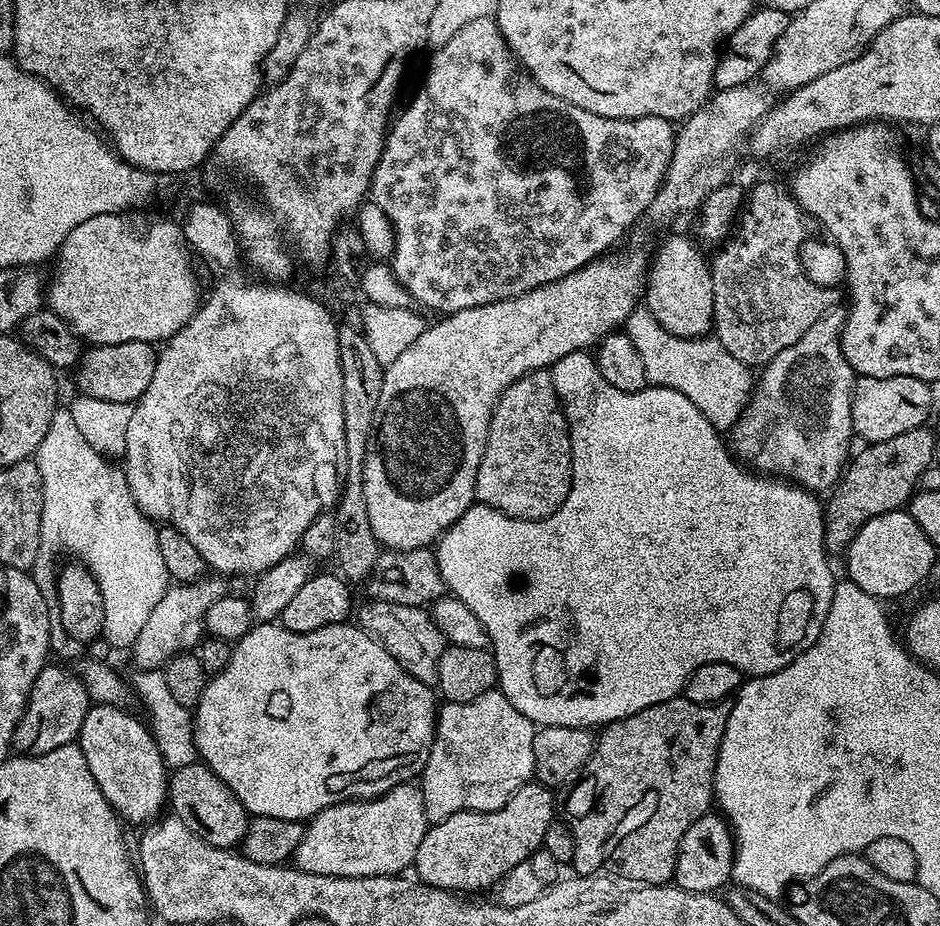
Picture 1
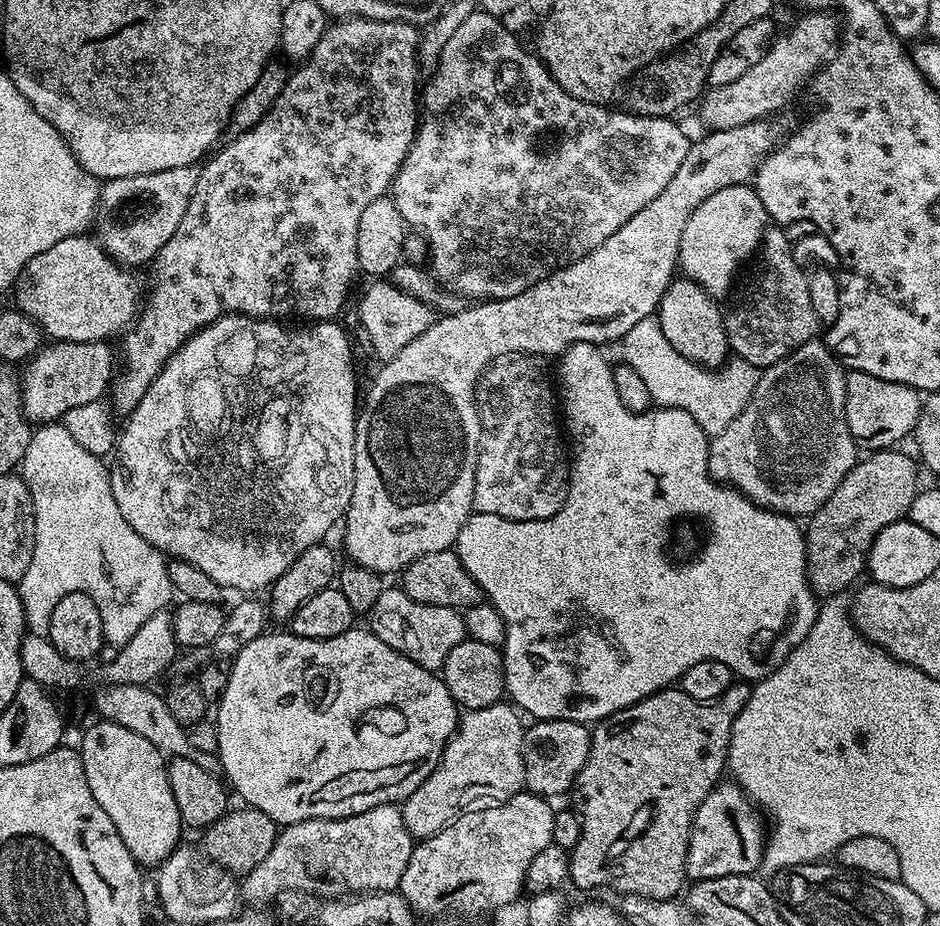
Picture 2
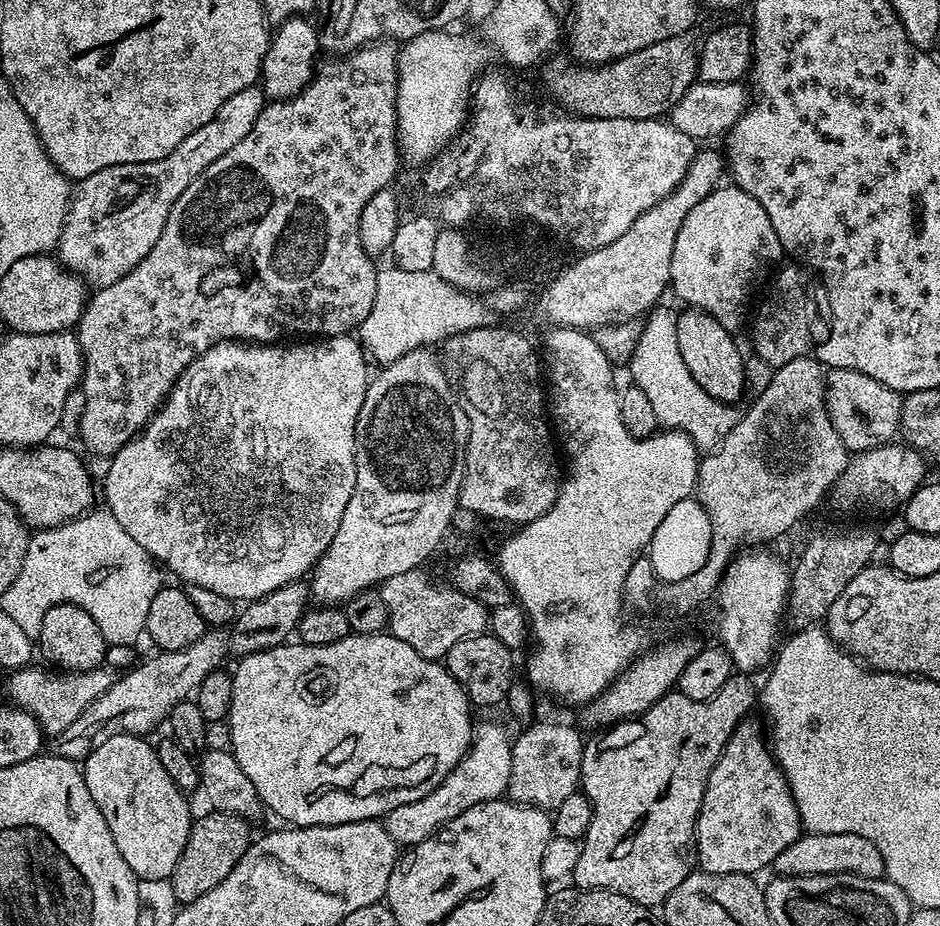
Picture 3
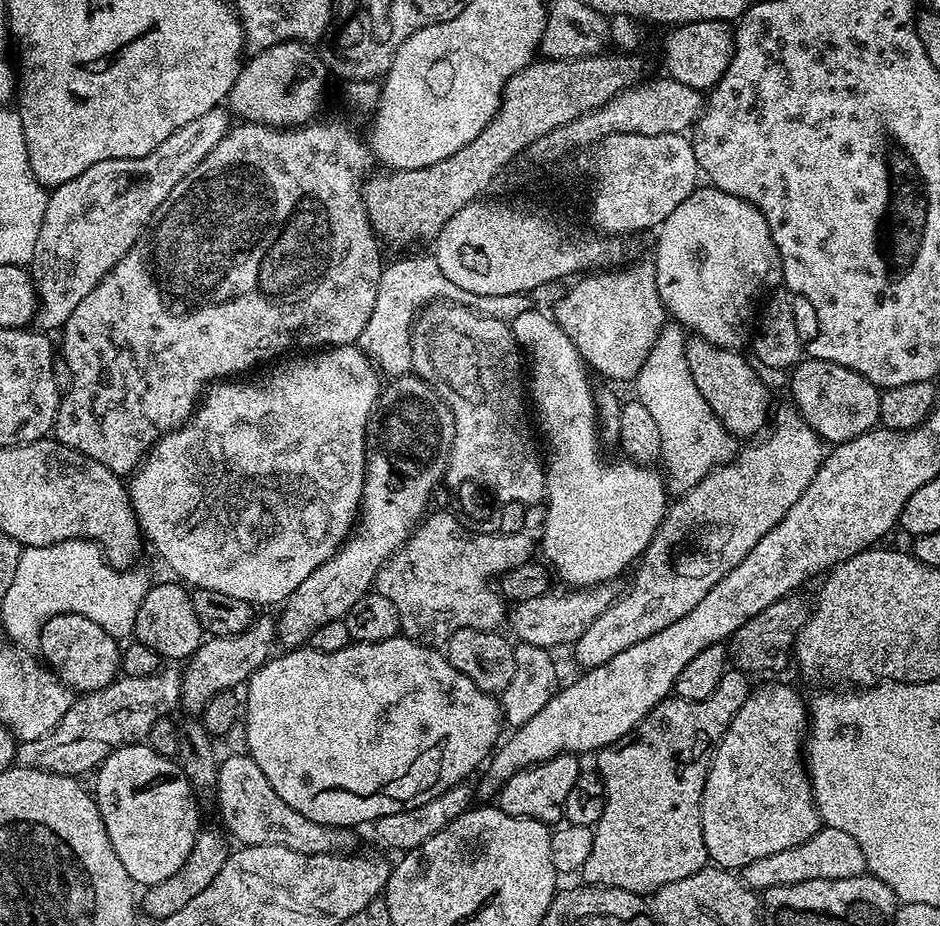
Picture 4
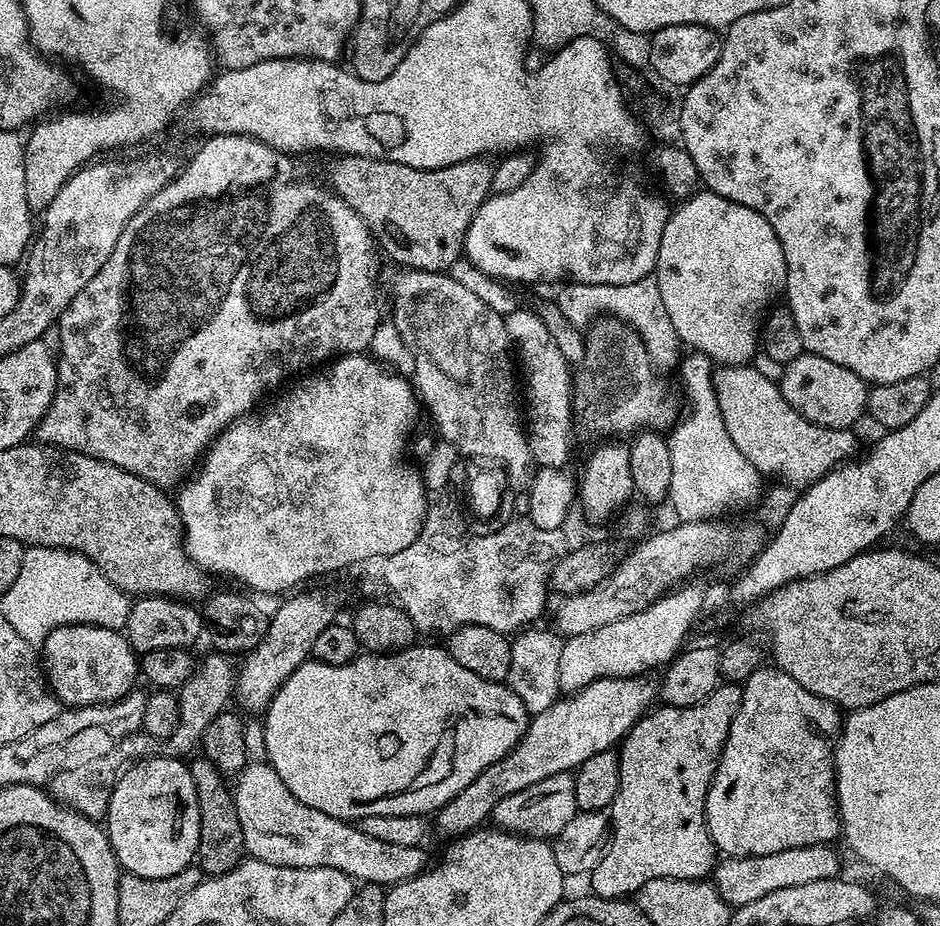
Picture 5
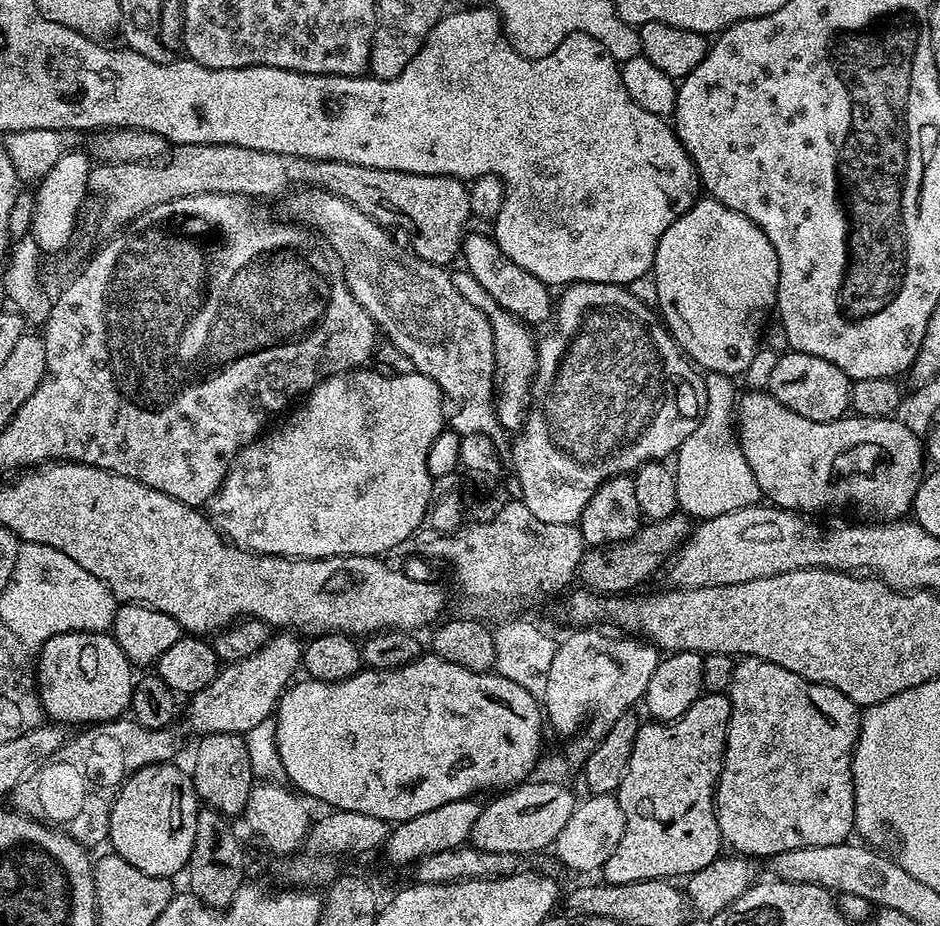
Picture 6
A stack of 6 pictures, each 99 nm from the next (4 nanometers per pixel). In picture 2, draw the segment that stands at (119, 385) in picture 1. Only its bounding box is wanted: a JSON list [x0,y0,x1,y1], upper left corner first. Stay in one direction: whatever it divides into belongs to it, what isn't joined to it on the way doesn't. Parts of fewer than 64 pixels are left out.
[22,340,117,425]

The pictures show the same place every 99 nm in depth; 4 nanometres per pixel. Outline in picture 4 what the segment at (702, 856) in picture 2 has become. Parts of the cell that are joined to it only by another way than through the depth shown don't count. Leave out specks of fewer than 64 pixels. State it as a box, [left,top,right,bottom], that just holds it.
[700,684,820,870]

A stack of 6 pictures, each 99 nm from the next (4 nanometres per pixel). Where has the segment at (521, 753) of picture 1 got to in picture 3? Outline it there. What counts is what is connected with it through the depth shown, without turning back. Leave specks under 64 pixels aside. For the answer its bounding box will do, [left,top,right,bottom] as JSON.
[382,724,512,846]

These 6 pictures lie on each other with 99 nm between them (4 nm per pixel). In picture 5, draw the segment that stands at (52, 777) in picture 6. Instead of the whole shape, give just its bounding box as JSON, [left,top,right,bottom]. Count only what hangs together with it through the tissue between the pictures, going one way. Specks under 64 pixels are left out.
[50,651,237,821]

